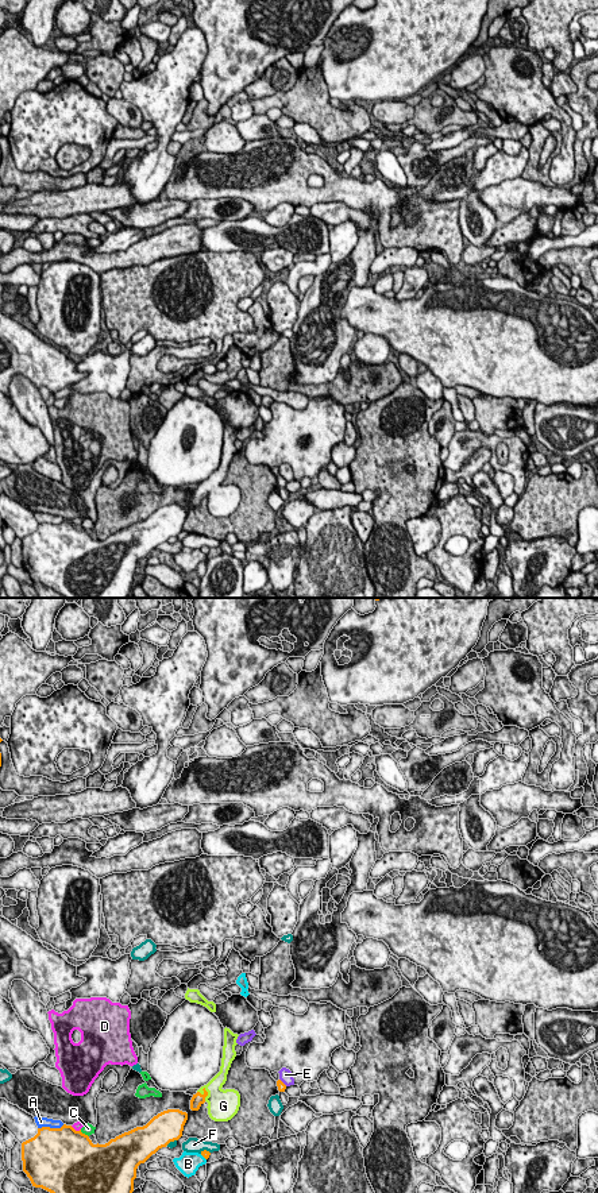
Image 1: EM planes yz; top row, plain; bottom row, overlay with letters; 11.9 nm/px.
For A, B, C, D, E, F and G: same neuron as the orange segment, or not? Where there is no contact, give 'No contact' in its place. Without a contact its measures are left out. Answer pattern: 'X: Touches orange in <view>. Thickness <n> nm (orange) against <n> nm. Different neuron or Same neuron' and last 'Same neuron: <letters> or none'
A: Touches orange in yz. Thickness 480 nm (orange) against 130 nm. Different neuron
B: Touches orange in yz. Thickness 90 nm (orange) against 280 nm. Different neuron
C: Touches orange in yz. Thickness 500 nm (orange) against 130 nm. Different neuron
D: Touches orange in yz. Thickness 500 nm (orange) against 100 nm. Different neuron
E: Touches orange in yz. Thickness 100 nm (orange) against 160 nm. Different neuron
F: Touches orange in yz. Thickness 90 nm (orange) against 190 nm. Different neuron
G: Touches orange in yz. Thickness 140 nm (orange) against 360 nm. Same neuron
Same neuron: G

